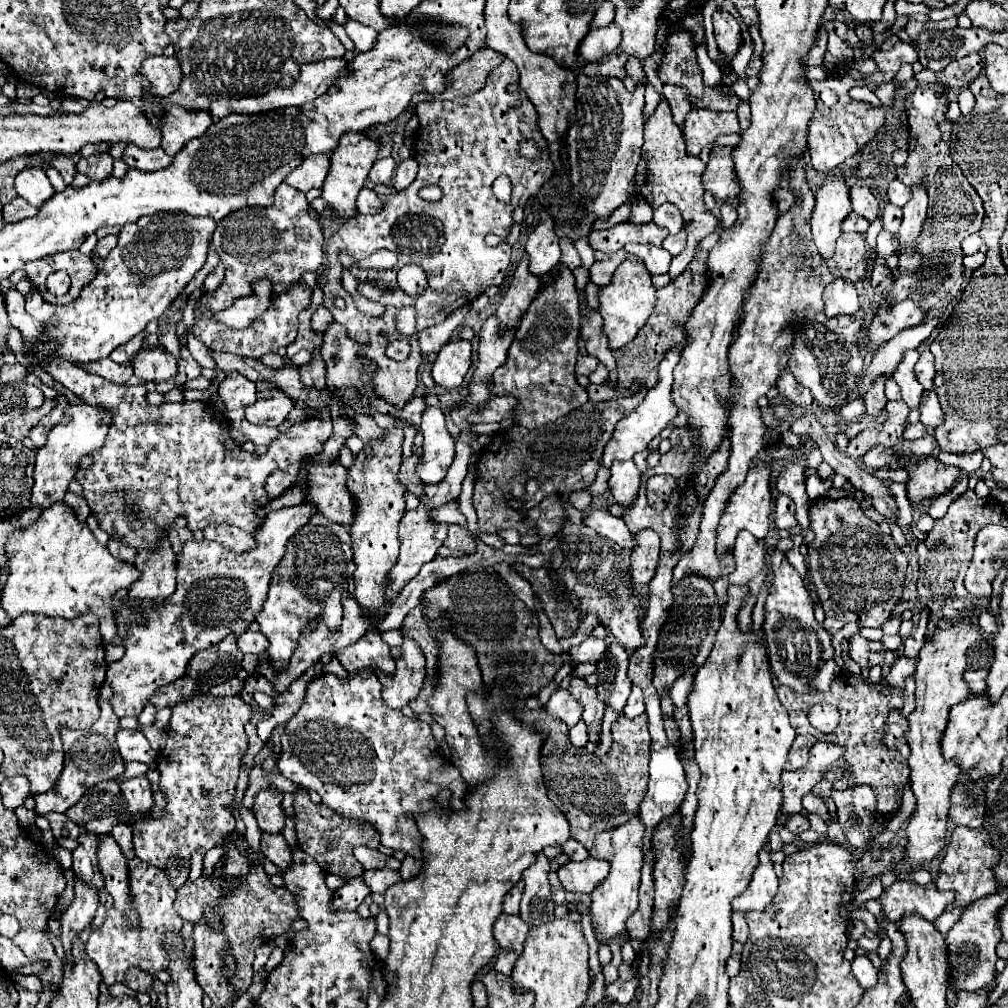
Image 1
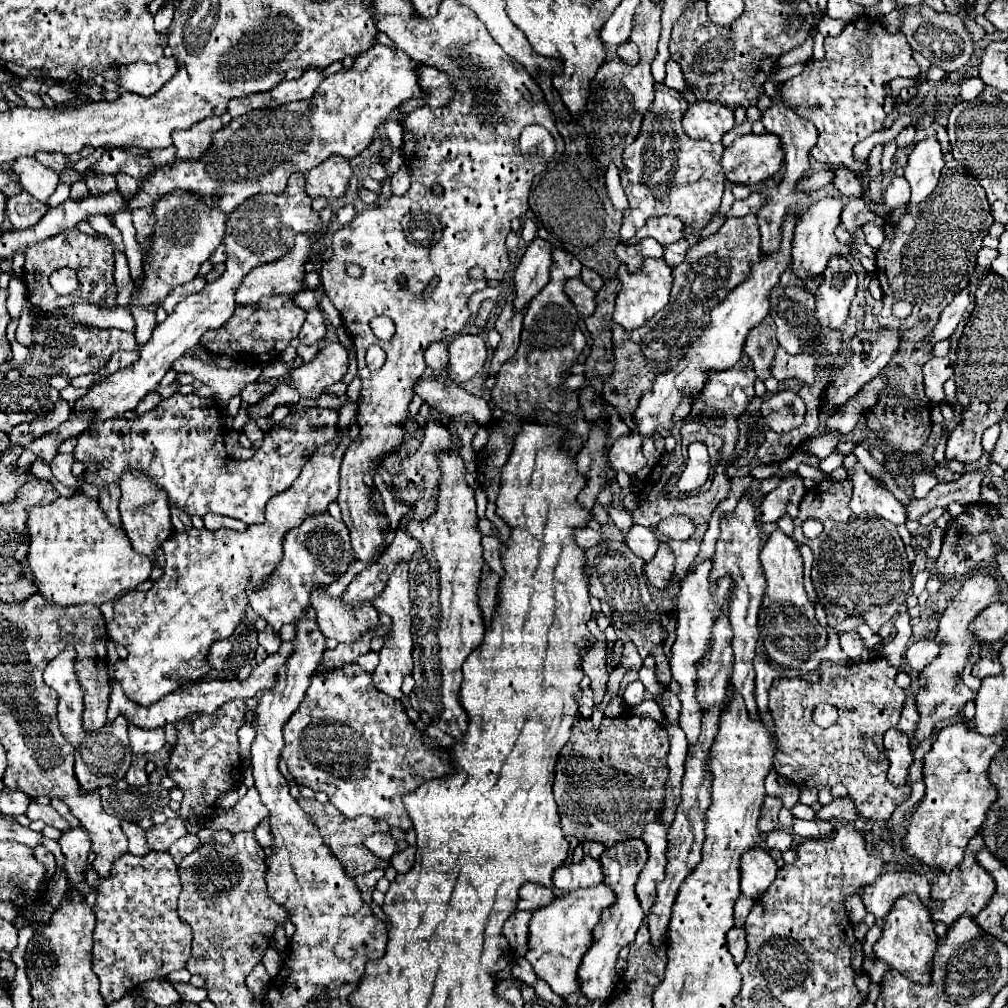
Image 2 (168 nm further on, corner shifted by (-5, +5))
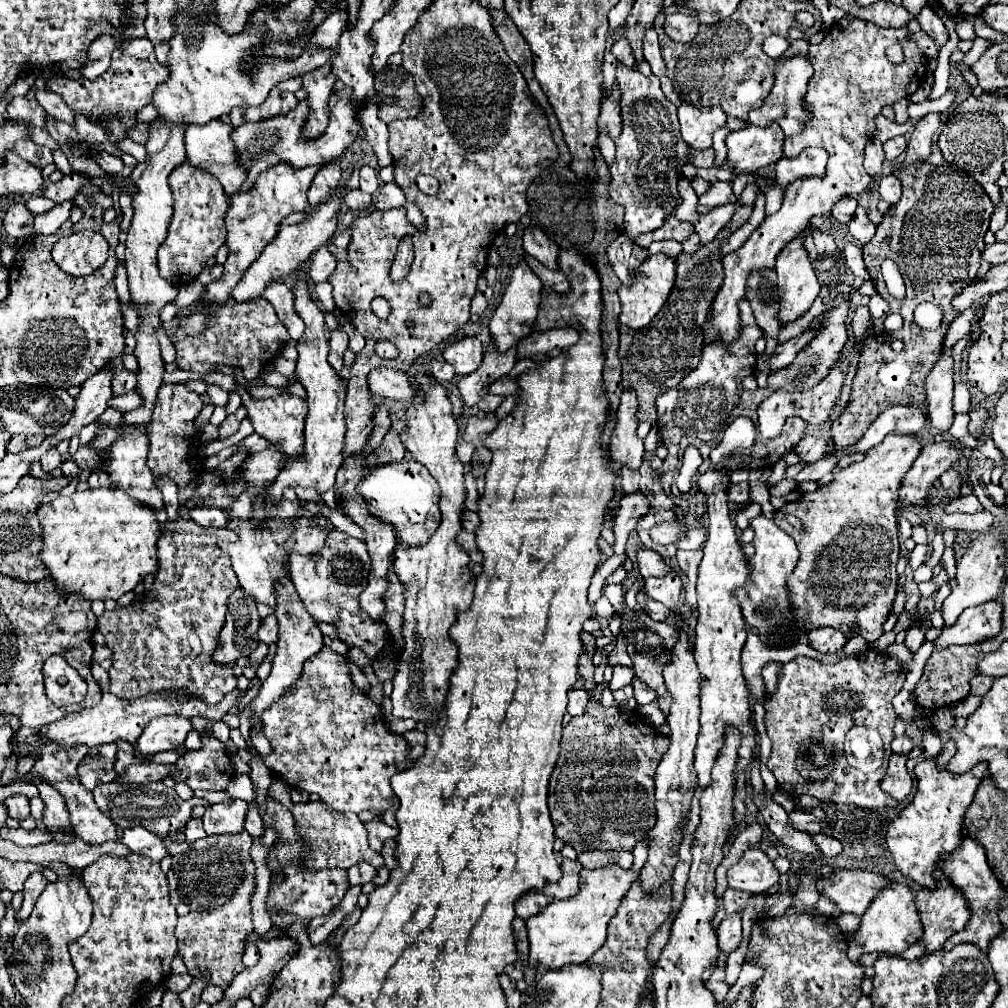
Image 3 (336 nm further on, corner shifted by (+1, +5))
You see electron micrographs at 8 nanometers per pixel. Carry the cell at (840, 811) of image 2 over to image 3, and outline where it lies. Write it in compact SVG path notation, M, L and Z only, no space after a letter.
M792 811L788 817L788 825L794 827L796 831L804 831L808 835L816 835L822 829L822 823L810 813L810 811Z

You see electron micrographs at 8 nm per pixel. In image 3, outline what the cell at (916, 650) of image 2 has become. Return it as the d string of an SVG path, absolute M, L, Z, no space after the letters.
M994 599L978 607L966 609L958 617L956 625L946 627L934 643L936 647L982 643L986 639L996 637L1000 629L1002 629L1002 603Z

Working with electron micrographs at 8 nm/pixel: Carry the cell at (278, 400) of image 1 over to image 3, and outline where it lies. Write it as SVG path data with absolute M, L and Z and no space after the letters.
M340 329L330 331L330 357L328 357L328 361L332 363L332 367L336 371L340 371L342 365L344 365L342 357L344 357L346 347L348 347L348 335L344 331L340 331Z

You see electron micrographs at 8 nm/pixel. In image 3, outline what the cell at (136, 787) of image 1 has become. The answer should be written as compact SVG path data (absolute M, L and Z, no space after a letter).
M116 741L116 745L118 745L116 763L114 763L116 773L124 773L128 765L132 765L132 763L140 763L140 759L134 757L134 749L132 749L132 745L128 745L128 741Z

